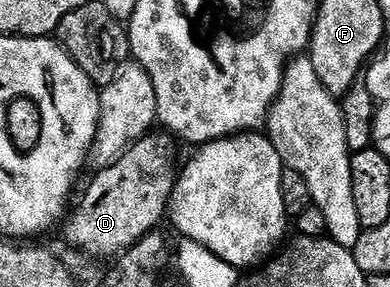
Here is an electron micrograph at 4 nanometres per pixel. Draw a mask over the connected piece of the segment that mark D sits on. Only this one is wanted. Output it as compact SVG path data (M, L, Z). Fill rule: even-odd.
M171 135L142 137L122 157L108 167L97 171L92 185L84 192L80 205L63 225L64 236L72 248L93 256L96 260L119 258L130 251L144 236L160 228L168 203L178 179L178 164L172 161ZM68 224L68 225L67 225Z

